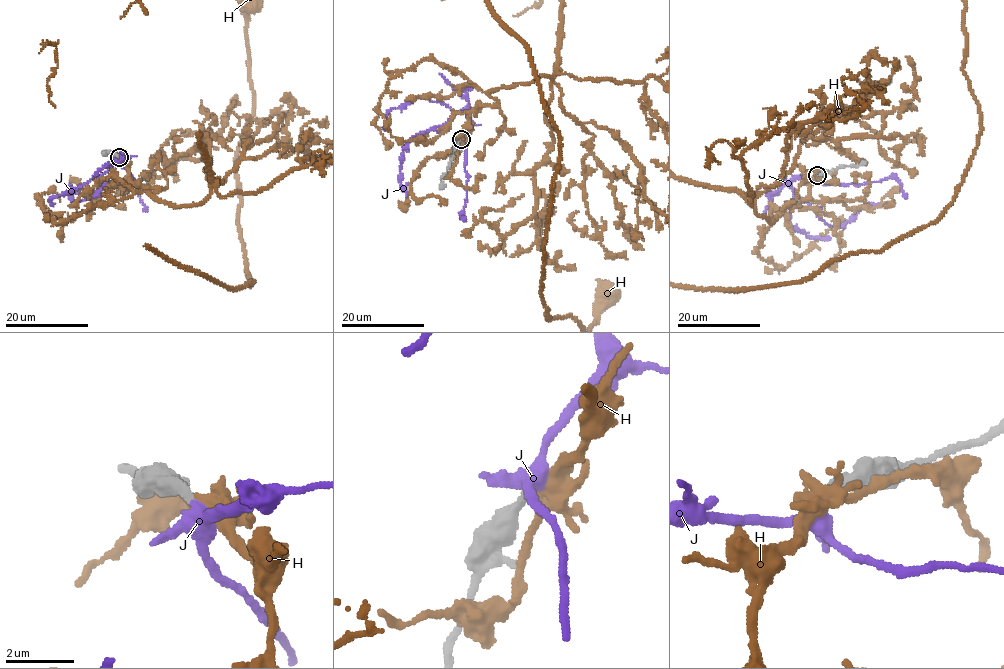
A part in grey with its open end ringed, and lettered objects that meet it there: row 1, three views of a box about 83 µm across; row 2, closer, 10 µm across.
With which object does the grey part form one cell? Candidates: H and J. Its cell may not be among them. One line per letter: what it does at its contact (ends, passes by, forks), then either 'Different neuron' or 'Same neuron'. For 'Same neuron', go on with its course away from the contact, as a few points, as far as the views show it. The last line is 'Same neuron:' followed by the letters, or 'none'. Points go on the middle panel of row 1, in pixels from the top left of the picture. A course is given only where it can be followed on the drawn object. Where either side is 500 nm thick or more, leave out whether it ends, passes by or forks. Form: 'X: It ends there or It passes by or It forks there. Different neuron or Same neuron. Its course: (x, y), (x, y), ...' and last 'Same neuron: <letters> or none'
H: It passes by. Different neuron
J: It passes by. Same neuron. Its course: (461, 140), (470, 118), (461, 111), (442, 125), (415, 134), (403, 148), (401, 188), (405, 196)
Same neuron: J

